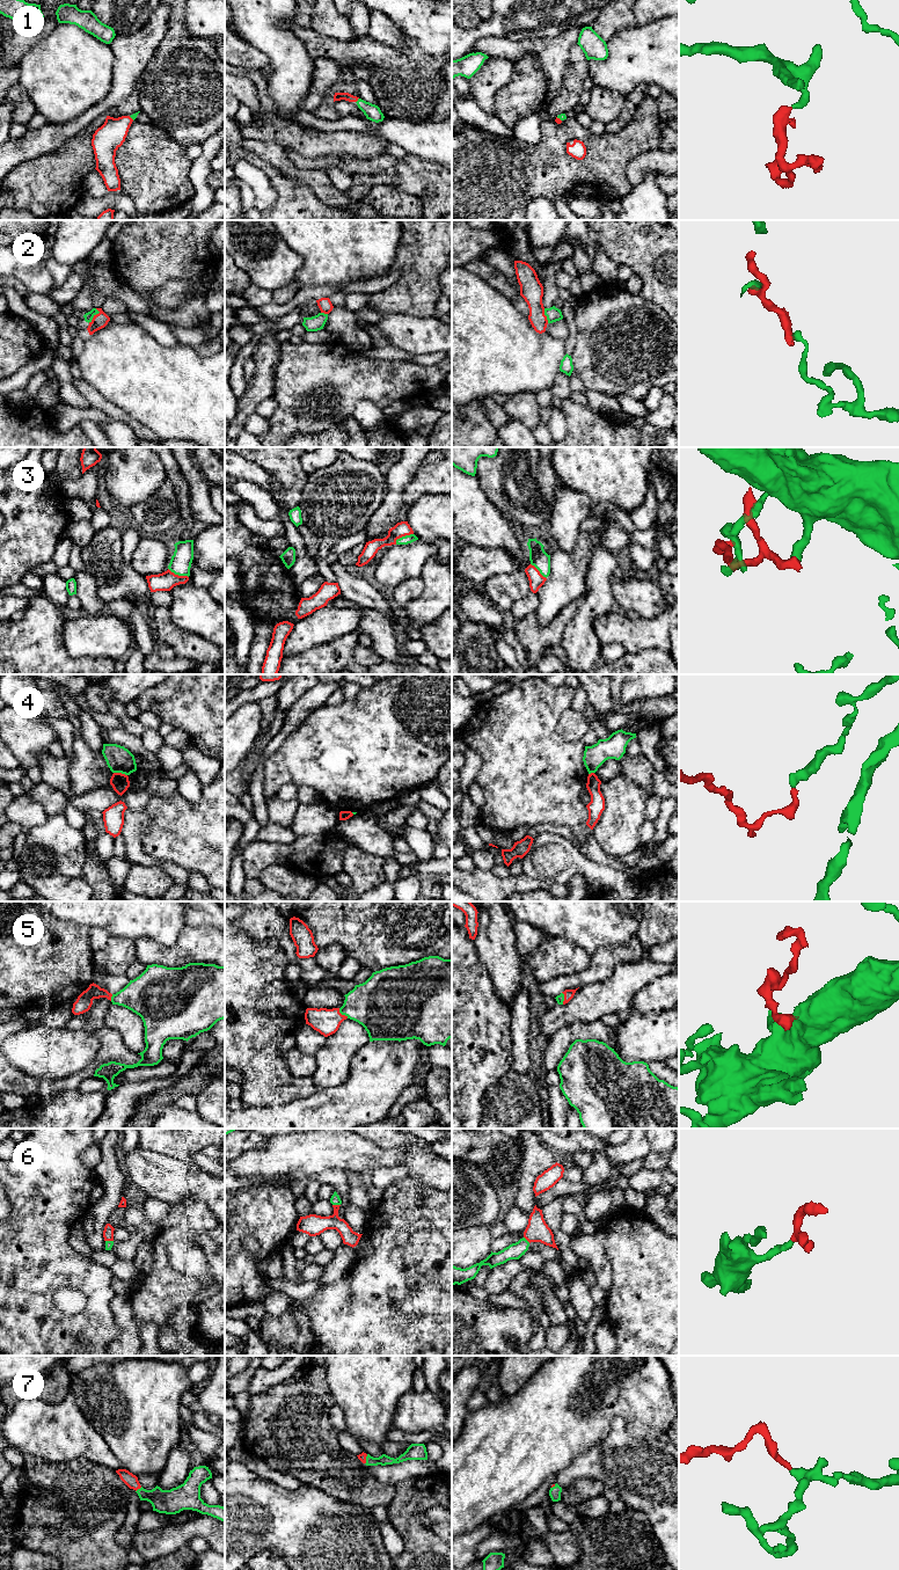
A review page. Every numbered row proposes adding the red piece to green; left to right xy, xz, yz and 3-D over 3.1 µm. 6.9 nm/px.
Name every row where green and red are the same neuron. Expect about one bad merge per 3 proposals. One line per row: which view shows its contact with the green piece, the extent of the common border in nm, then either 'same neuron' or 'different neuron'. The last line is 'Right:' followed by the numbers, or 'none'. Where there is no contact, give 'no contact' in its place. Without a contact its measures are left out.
1: contact in xz; length 40 nm; same neuron
2: contact in xy; length 120 nm; same neuron
3: contact in xz; length 150 nm; same neuron
4: contact in xy; length 100 nm; different neuron
5: contact in xz; length 100 nm; same neuron
6: contact in xz; length 60 nm; same neuron
7: contact in xy; length 60 nm; same neuron
Right: 1, 2, 3, 5, 6, 7

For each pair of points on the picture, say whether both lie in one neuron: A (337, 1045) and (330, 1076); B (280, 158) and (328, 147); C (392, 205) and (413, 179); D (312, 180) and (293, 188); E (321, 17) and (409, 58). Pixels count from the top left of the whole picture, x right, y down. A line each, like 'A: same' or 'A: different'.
A: same
B: different
C: different
D: different
E: different

